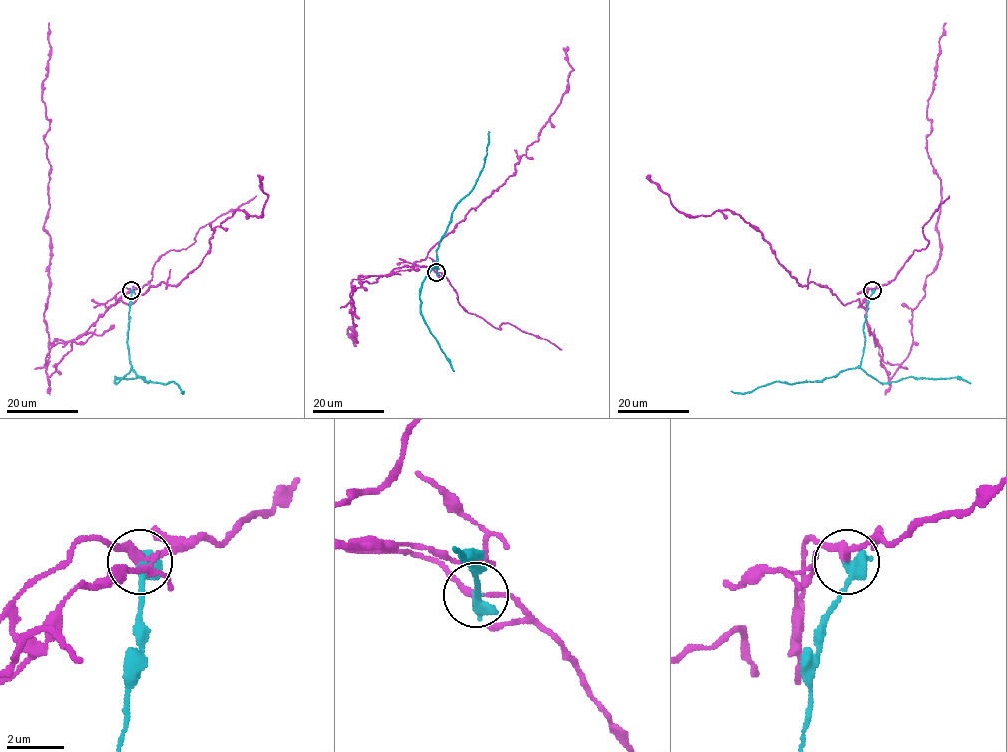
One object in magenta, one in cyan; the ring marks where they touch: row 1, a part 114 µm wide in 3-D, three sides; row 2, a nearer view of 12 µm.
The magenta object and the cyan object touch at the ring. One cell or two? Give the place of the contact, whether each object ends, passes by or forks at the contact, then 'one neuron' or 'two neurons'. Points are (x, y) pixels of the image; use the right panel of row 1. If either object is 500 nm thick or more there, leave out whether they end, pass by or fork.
place (872, 290); two neurons

